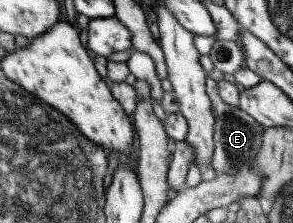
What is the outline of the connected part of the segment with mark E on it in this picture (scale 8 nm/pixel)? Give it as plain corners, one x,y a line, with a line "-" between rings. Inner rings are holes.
208,78
206,92
212,101
214,114
216,115
215,151
213,151
213,157
211,157
213,169
221,175
236,175
251,169
255,158
259,156
267,129
245,110
225,102
219,93
218,82
215,82
215,80

